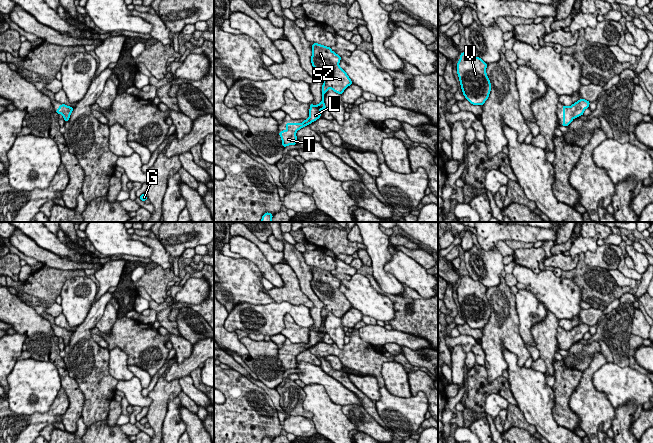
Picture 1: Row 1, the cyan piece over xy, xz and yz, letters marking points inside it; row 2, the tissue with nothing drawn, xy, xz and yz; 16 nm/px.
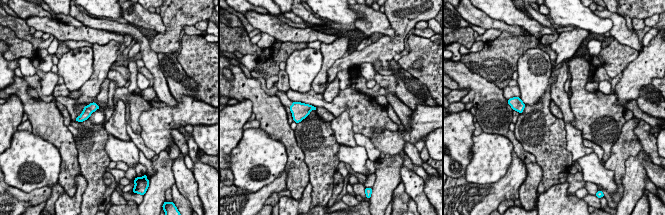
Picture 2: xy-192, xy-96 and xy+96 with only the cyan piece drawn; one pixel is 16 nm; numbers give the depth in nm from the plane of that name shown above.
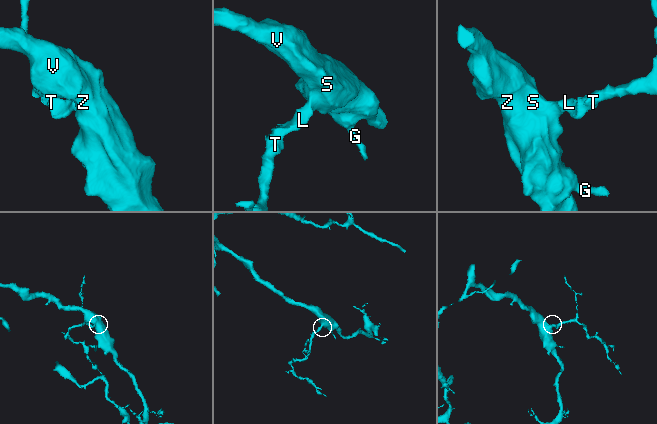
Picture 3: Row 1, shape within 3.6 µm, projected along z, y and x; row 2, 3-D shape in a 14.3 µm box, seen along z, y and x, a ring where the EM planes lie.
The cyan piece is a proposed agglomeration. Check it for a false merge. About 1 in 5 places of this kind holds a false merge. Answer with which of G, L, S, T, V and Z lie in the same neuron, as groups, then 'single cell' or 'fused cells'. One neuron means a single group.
G L S T V Z; single cell

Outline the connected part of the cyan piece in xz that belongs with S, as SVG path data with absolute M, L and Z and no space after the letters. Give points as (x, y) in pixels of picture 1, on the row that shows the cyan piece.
M317 43L312 45L312 66L324 80L322 85L322 101L318 105L310 104L308 119L303 120L302 123L287 123L287 129L279 132L283 147L296 145L296 132L320 118L320 111L326 109L324 94L328 89L332 89L341 95L343 91L352 84L346 72L339 66L340 60L341 56L333 52L330 47Z

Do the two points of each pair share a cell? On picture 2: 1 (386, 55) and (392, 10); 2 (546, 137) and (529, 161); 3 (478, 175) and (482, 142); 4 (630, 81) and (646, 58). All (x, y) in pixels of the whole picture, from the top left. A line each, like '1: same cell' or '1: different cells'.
1: same cell
2: different cells
3: same cell
4: same cell

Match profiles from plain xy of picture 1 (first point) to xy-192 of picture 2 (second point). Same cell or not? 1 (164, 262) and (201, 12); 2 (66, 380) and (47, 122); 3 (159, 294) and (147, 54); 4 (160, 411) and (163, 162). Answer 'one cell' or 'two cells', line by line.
1: two cells
2: one cell
3: two cells
4: one cell

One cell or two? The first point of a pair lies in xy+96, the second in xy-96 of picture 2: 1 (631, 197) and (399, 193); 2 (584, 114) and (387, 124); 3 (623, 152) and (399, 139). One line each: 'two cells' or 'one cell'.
1: one cell
2: one cell
3: two cells

